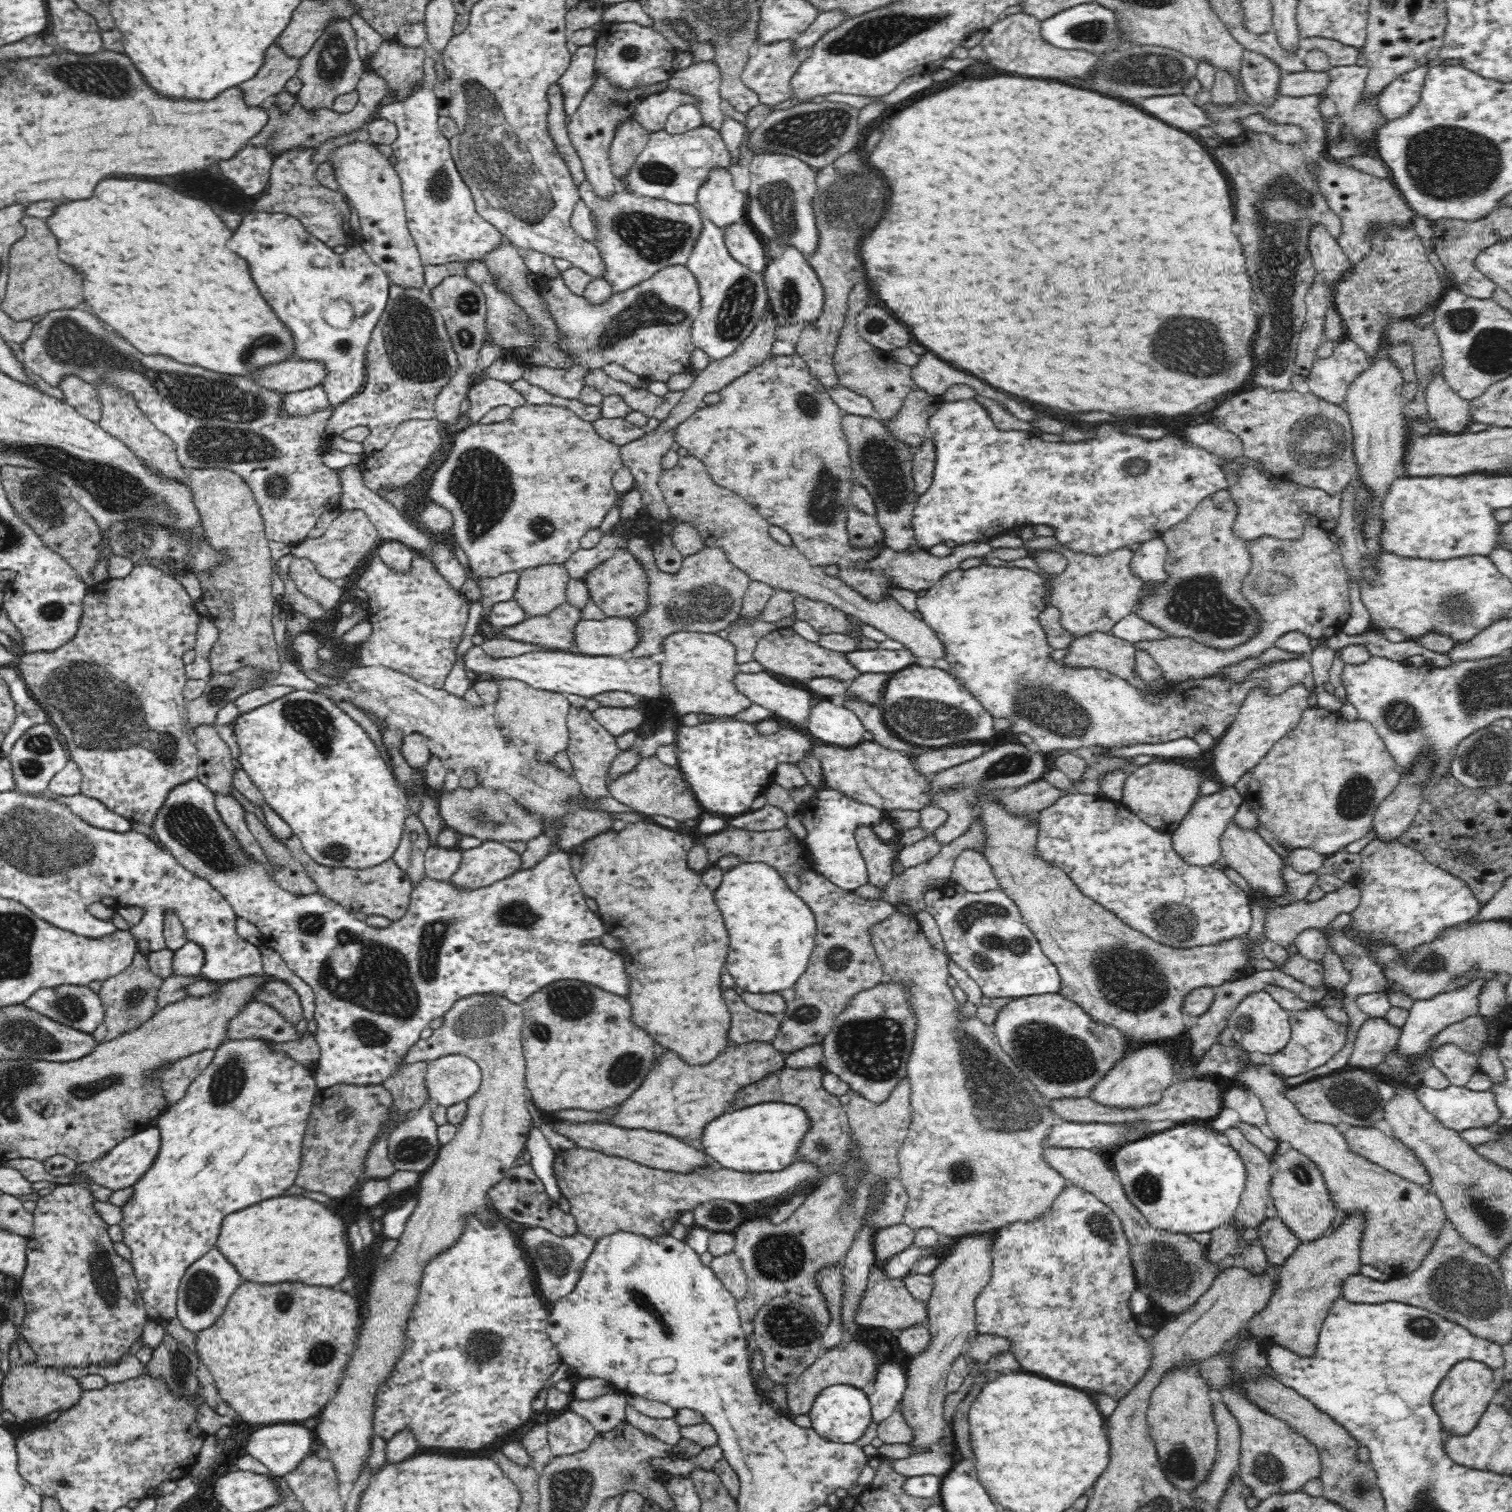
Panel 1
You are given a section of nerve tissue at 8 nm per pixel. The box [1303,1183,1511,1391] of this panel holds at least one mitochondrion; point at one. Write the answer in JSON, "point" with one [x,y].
{"point":[1470,1291]}

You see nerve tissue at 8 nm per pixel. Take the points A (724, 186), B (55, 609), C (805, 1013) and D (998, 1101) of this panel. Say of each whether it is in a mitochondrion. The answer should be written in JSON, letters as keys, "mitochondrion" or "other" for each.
{"A":"other","B":"mitochondrion","C":"mitochondrion","D":"mitochondrion"}

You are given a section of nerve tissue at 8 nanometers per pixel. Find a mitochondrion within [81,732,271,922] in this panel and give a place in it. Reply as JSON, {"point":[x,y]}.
{"point":[186,823]}

